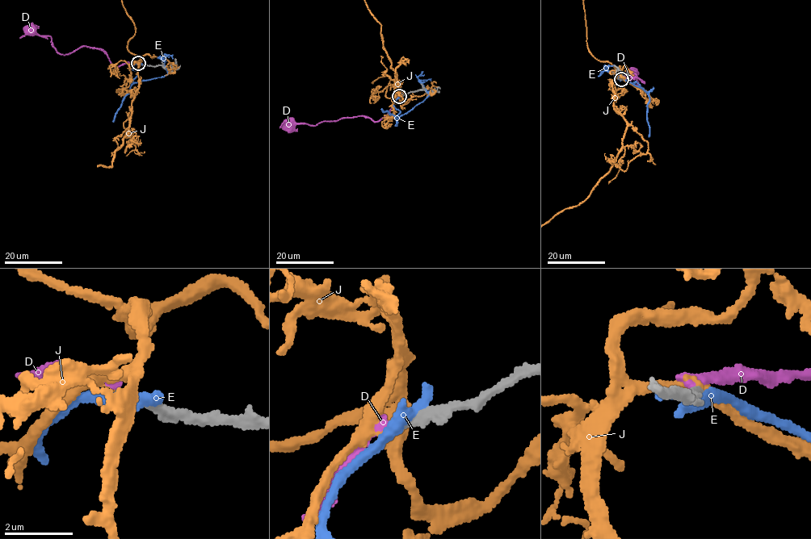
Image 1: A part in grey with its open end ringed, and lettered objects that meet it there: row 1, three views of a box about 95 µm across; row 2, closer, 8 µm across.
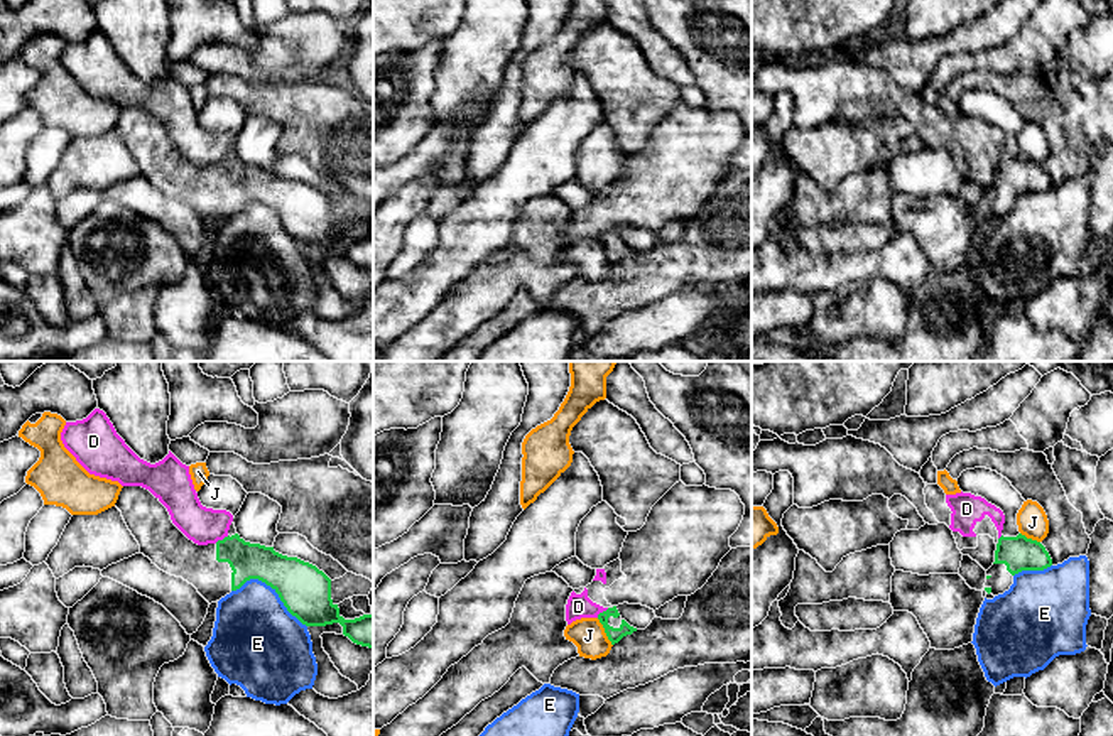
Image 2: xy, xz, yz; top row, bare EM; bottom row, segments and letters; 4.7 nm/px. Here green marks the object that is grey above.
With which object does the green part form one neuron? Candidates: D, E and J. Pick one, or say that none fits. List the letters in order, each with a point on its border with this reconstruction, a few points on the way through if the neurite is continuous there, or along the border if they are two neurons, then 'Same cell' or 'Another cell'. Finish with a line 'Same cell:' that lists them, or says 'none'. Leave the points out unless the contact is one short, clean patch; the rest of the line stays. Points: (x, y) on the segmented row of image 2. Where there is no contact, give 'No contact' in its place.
D: Touches green at xy (223, 539). Boundary: xy (228, 535), (215, 542). Another cell
E: Touches green at xy (272, 588). Another cell
J: Touches green at xz (605, 632). Boundary: xz (597, 618), (612, 645). Another cell
Same cell: none

